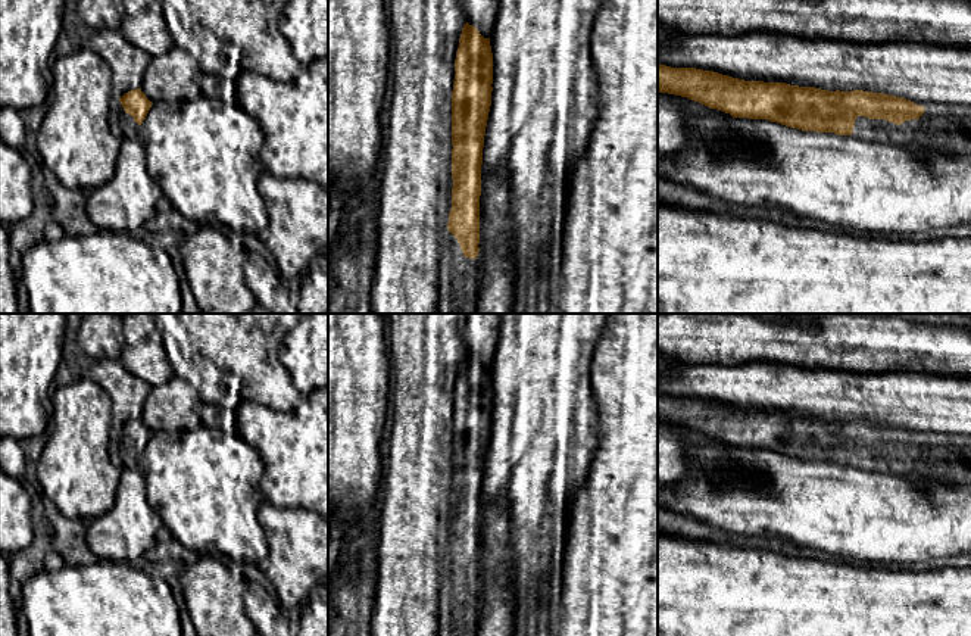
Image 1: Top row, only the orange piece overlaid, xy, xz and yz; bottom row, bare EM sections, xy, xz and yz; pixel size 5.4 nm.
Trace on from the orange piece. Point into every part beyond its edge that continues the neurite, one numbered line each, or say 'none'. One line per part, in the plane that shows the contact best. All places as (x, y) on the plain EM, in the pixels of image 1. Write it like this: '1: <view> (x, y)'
1: yz (921, 463)

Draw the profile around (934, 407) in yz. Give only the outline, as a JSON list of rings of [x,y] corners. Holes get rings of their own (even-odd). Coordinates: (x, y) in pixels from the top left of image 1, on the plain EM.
[[[750,362],[740,367],[680,364],[677,374],[668,367],[666,372],[658,377],[659,395],[714,400],[744,411],[786,412],[828,421],[864,420],[903,427],[915,434],[942,440],[940,446],[930,446],[928,452],[936,458],[947,458],[964,464],[967,468],[965,483],[971,483],[971,378],[940,377],[909,371],[859,374],[827,368],[800,368],[777,362]]]

